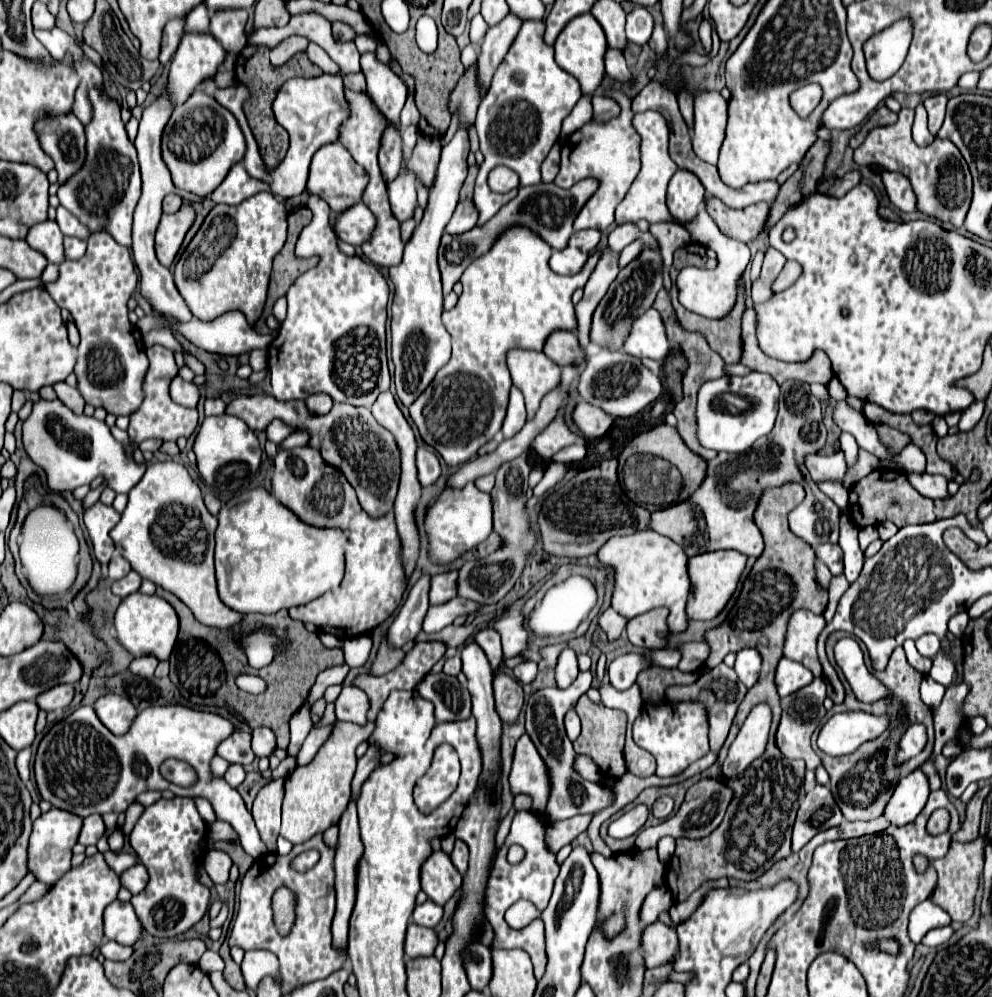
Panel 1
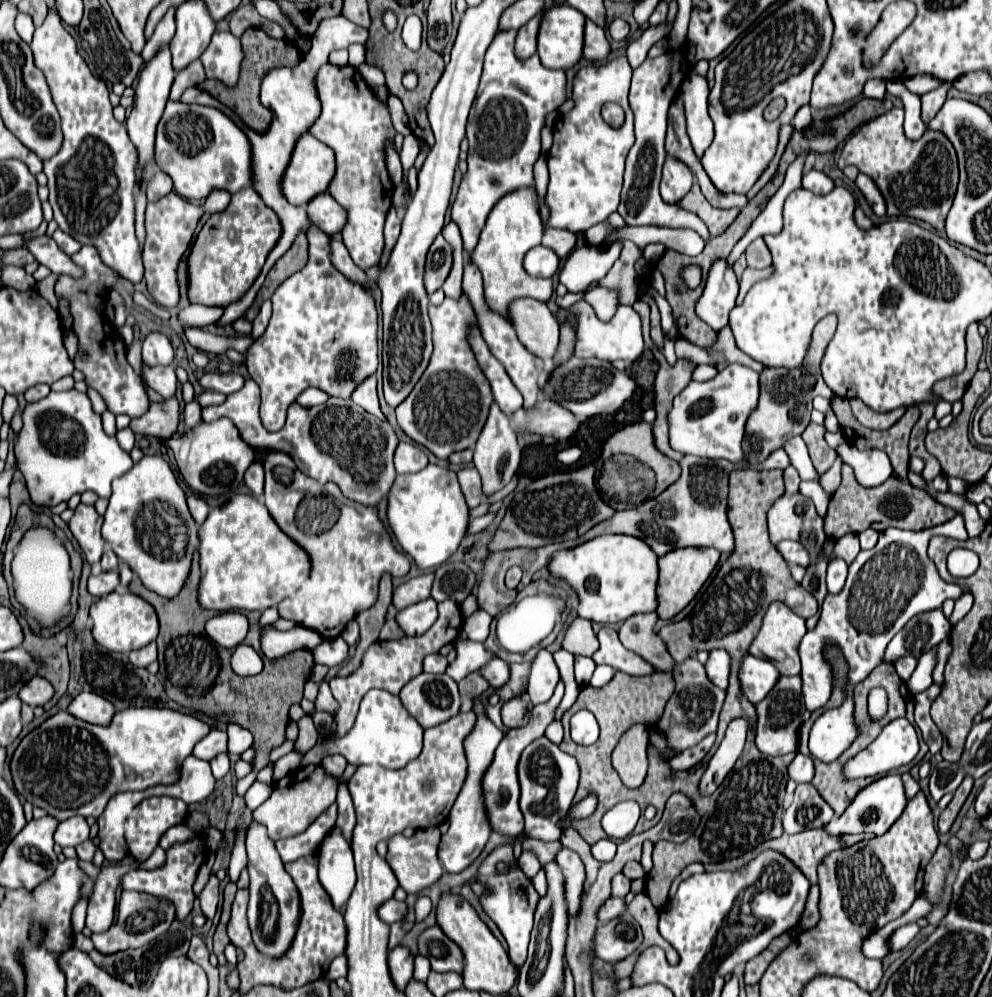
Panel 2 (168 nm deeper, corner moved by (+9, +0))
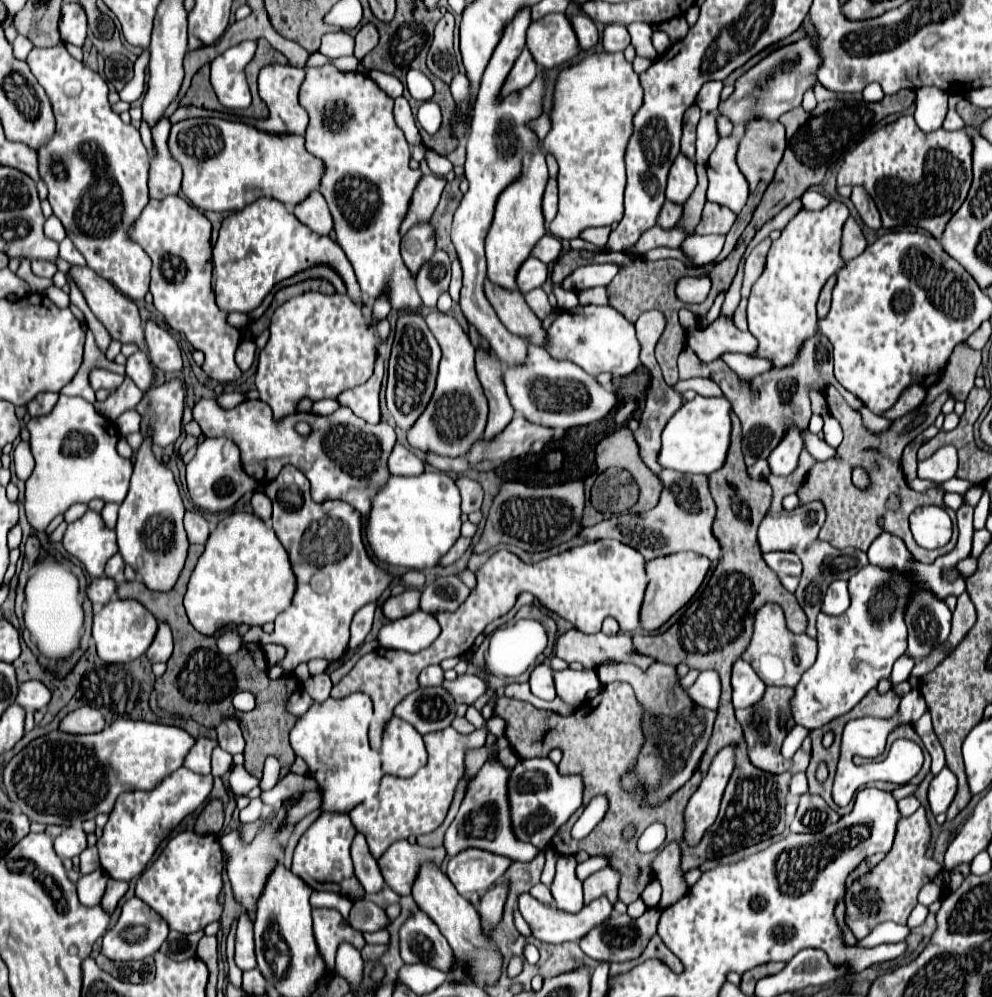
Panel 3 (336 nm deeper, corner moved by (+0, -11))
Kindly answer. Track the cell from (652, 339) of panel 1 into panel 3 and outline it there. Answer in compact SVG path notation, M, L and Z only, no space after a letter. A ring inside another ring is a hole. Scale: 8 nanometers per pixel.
M575 307L563 311L549 327L549 355L555 359L569 359L591 375L611 371L613 375L629 375L639 367L641 343L635 335L635 327L617 309L605 307Z

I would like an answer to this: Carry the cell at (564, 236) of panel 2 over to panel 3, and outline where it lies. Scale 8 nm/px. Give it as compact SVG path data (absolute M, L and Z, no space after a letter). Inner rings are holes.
M545 235L537 245L535 245L535 251L533 255L541 261L545 261L547 265L553 265L563 253L563 245L559 239L555 239L553 235Z

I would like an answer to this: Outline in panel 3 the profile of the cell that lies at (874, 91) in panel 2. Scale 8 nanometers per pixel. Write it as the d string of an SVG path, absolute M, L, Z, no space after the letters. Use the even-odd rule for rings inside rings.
M871 83L871 85L867 85L863 89L863 99L865 101L881 101L883 97L885 97L885 93L883 93L883 89L877 83Z

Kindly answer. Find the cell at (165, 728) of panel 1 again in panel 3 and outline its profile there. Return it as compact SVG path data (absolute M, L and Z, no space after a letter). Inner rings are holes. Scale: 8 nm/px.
M117 719L95 735L71 735L57 729L39 739L33 739L23 751L19 751L7 763L3 783L13 807L25 813L31 821L61 827L81 825L89 819L95 819L99 813L109 815L121 793L155 789L165 777L183 767L183 759L187 757L195 741L197 739L181 727L133 719Z

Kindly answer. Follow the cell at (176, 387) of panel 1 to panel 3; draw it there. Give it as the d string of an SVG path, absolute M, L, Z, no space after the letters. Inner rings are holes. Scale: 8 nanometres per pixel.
M137 351L127 359L127 375L135 381L135 385L141 391L147 391L153 387L155 381L155 371L145 355L145 351Z

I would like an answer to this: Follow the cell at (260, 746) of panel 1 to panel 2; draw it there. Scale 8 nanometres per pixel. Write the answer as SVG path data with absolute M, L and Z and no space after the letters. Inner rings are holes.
M228 724L226 734L228 734L228 750L234 756L240 756L244 750L252 746L252 734L238 724Z

